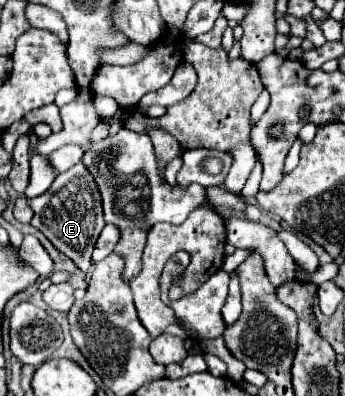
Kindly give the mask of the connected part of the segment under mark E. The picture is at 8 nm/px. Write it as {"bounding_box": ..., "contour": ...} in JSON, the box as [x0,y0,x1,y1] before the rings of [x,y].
{"bounding_box":[27,162,105,272],"contour":[[[81,162],[75,164],[67,172],[59,174],[55,178],[55,184],[51,184],[51,188],[43,196],[27,198],[27,204],[35,212],[31,226],[35,226],[39,232],[43,232],[59,252],[63,252],[67,258],[71,258],[77,264],[77,268],[87,272],[91,268],[93,246],[99,238],[99,232],[105,226],[101,196],[99,196],[95,180],[91,180],[91,174],[87,172],[87,168],[83,168]]]}

